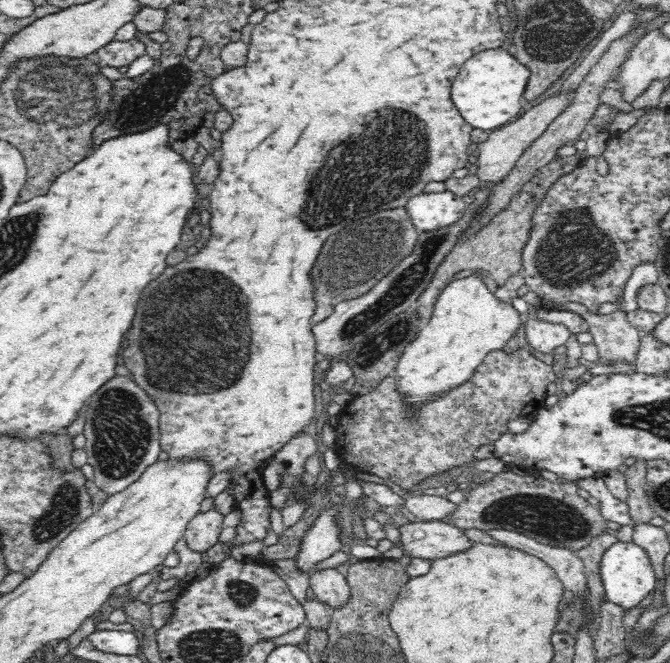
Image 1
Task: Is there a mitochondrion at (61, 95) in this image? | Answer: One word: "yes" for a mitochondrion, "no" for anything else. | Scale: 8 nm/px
yes

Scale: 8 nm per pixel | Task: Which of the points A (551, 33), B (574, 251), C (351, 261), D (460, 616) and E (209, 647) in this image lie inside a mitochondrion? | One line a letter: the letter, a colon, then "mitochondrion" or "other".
A: mitochondrion
B: mitochondrion
C: mitochondrion
D: other
E: mitochondrion

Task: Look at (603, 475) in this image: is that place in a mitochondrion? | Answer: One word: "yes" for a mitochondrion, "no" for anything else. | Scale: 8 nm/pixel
no

